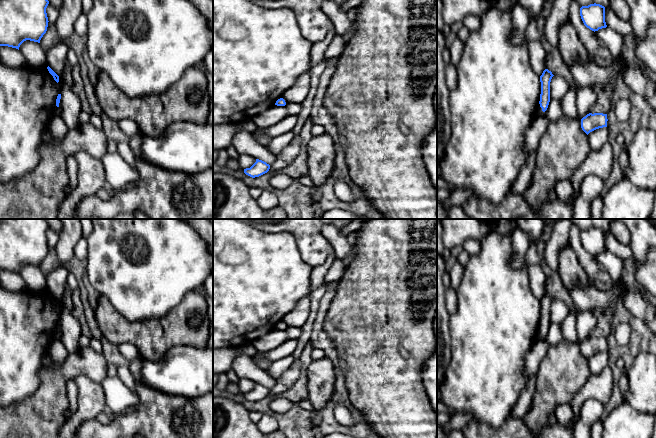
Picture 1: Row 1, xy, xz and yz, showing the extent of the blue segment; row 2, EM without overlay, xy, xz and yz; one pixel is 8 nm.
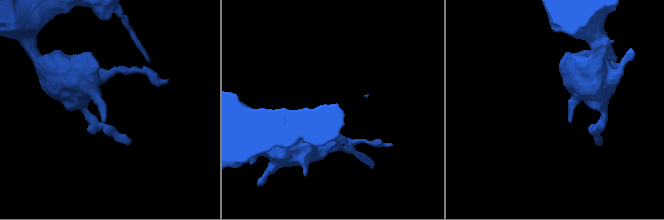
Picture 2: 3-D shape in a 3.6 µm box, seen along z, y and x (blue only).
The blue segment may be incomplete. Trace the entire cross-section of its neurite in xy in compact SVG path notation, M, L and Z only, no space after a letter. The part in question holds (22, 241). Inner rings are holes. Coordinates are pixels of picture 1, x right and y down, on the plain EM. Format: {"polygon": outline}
{"polygon": "M0 219L0 270L19 274L26 264L40 267L48 251L48 228L45 219Z"}

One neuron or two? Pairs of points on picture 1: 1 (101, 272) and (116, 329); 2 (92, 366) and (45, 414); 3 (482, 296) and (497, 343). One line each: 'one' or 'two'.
1: two
2: one
3: one

